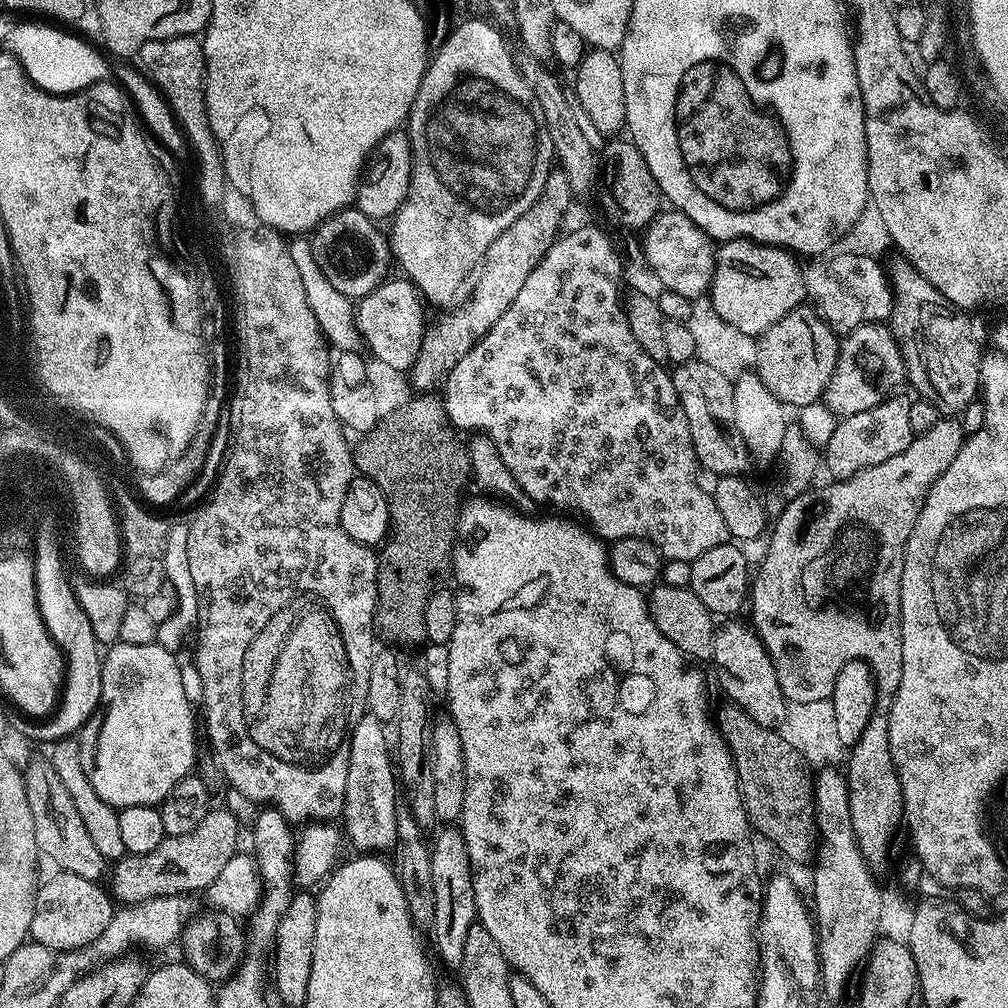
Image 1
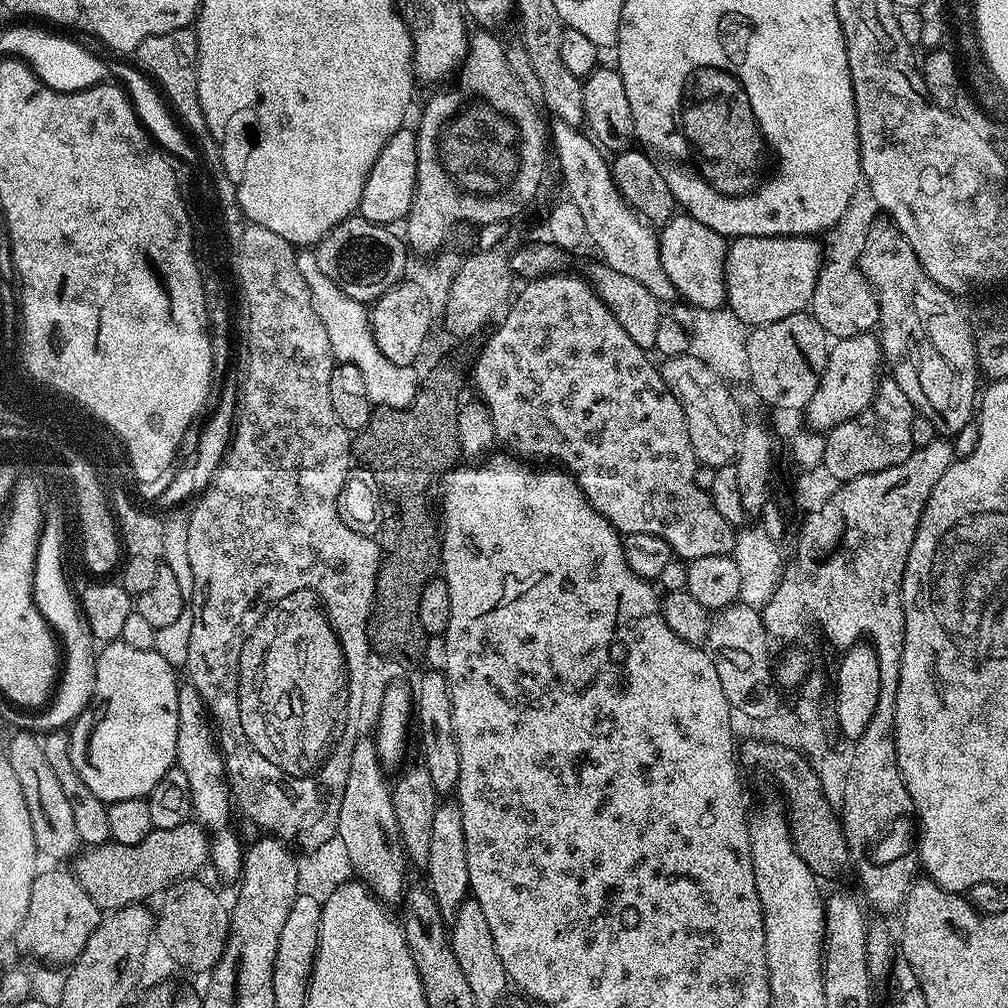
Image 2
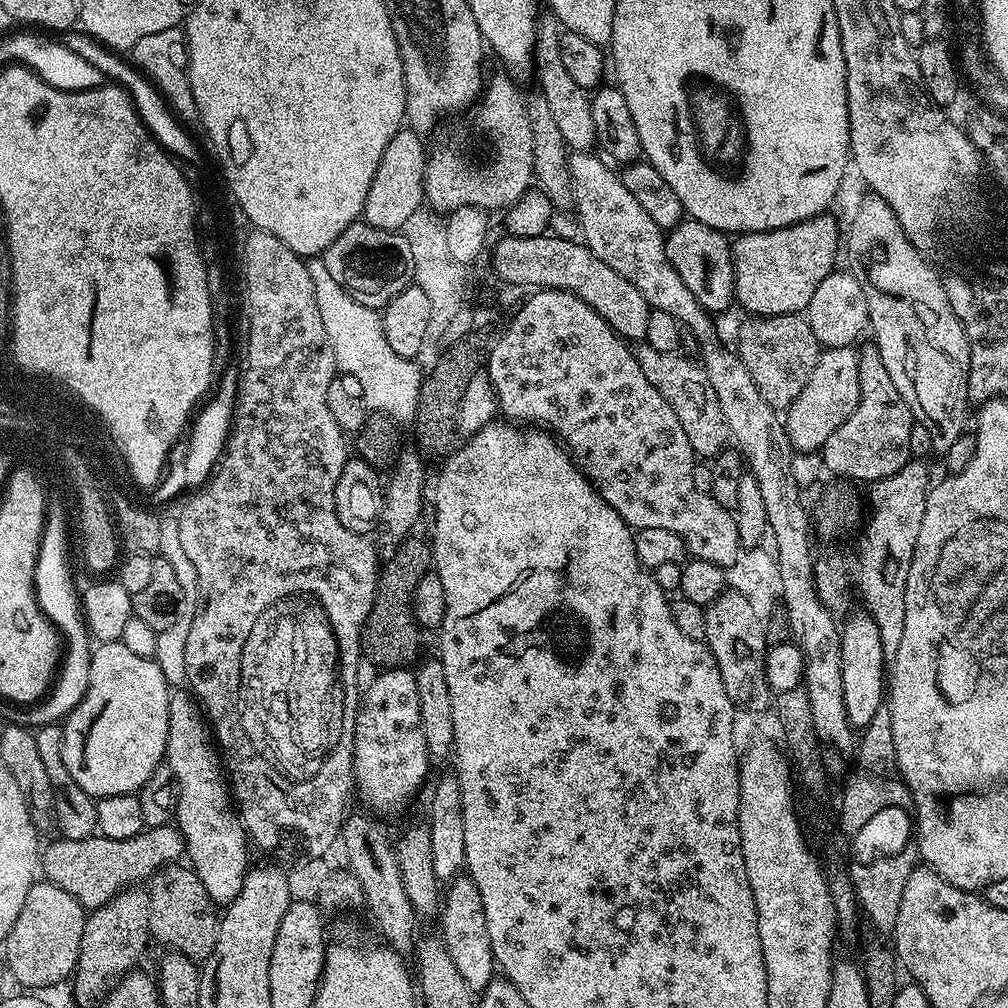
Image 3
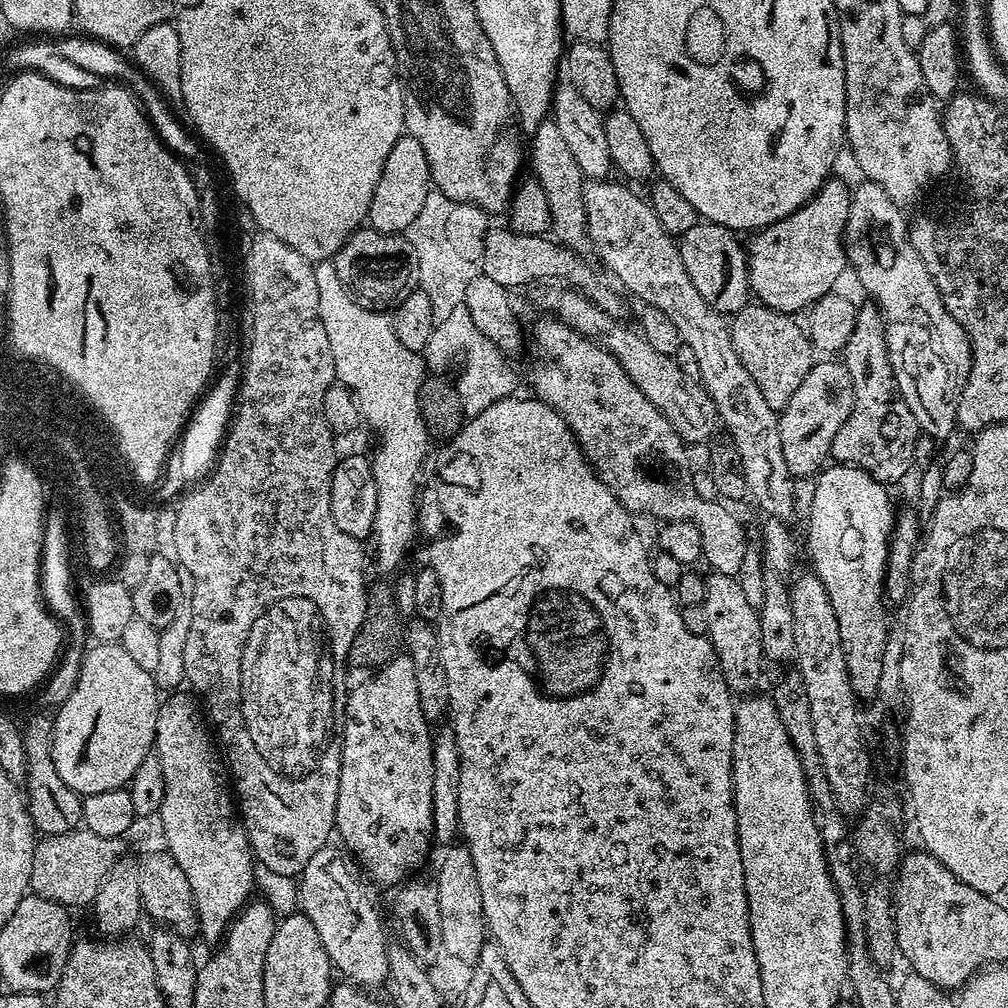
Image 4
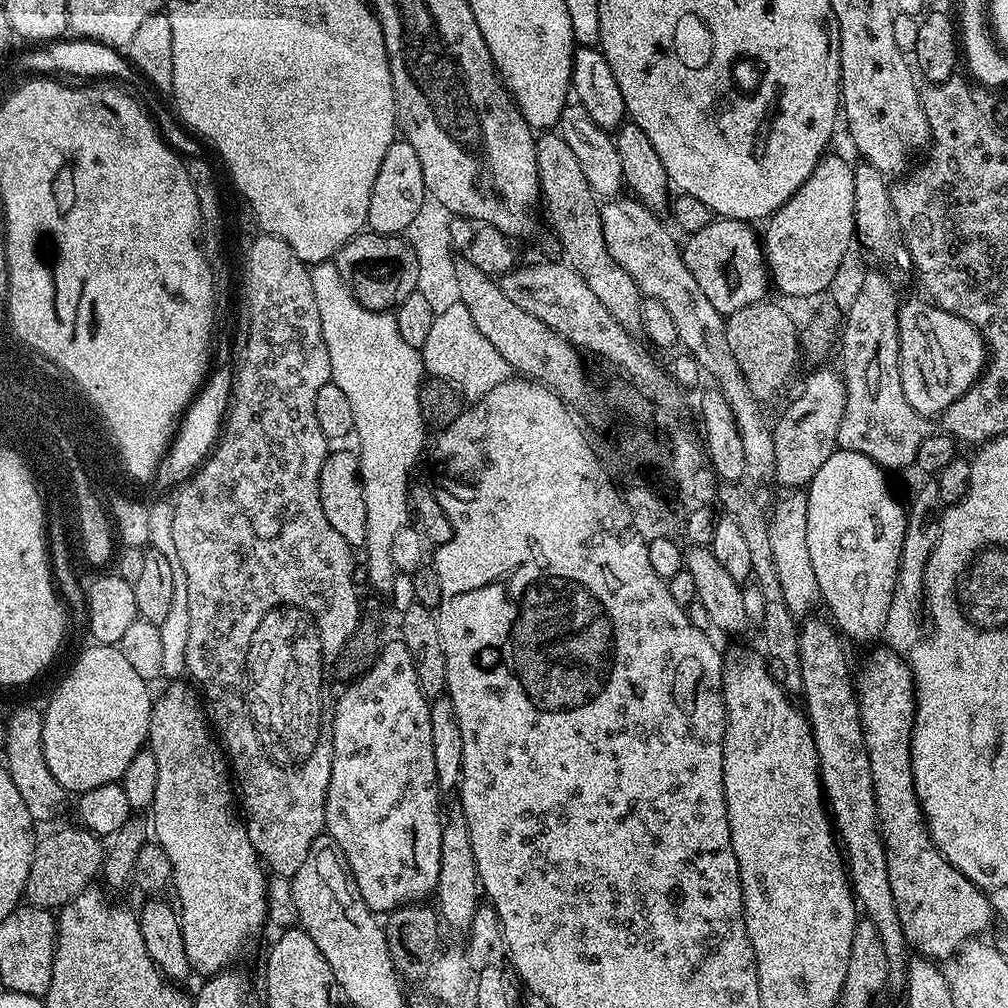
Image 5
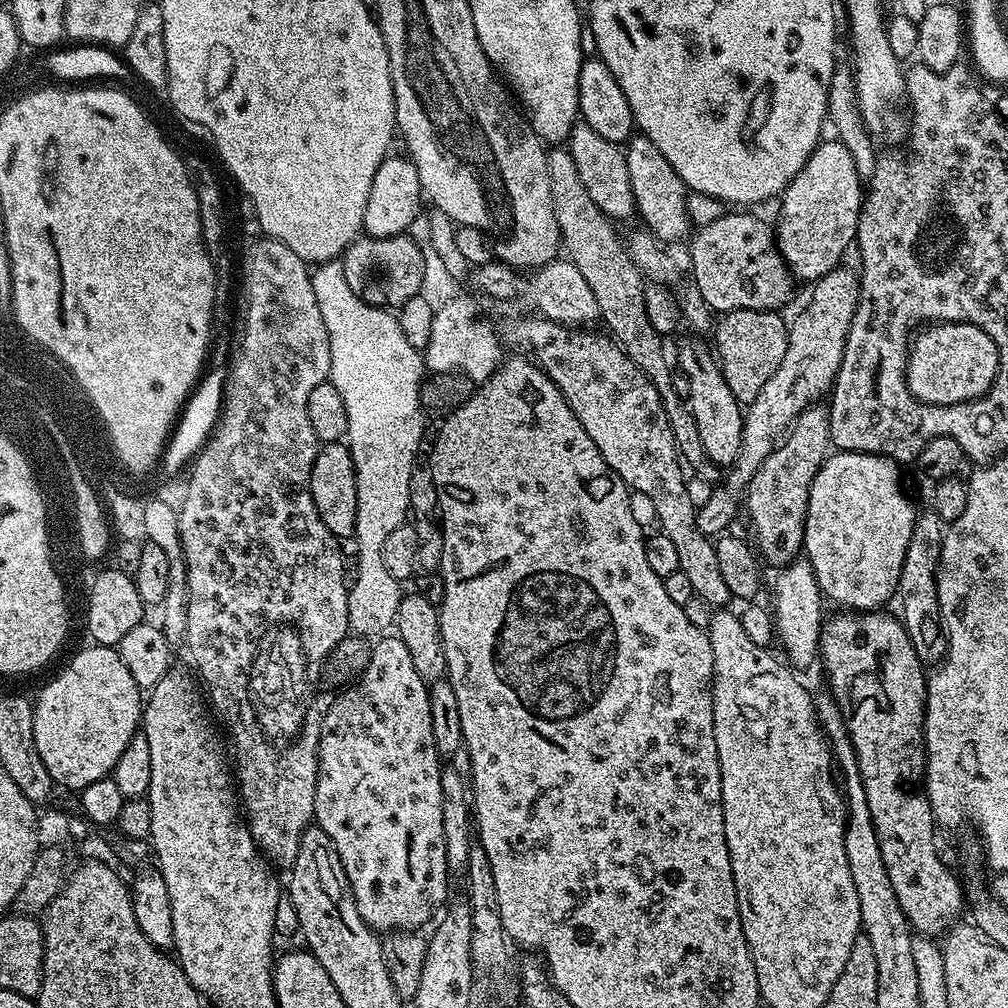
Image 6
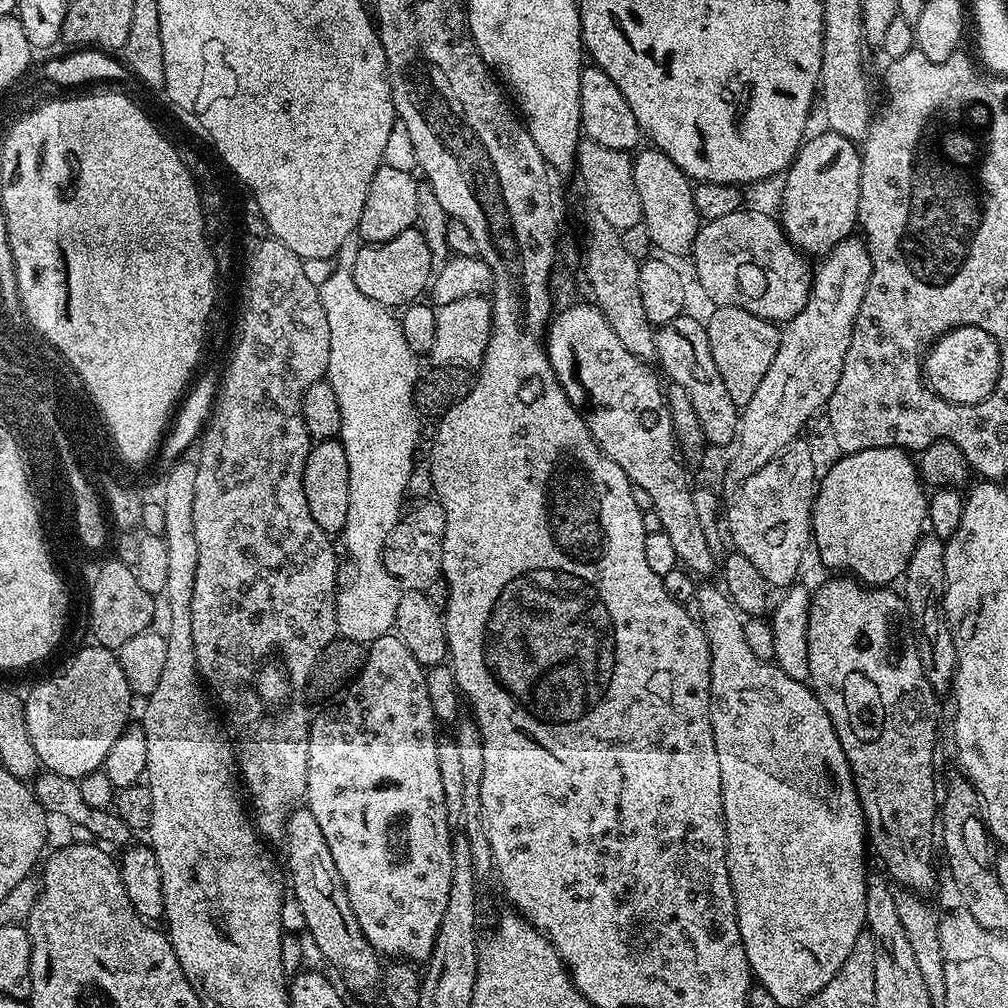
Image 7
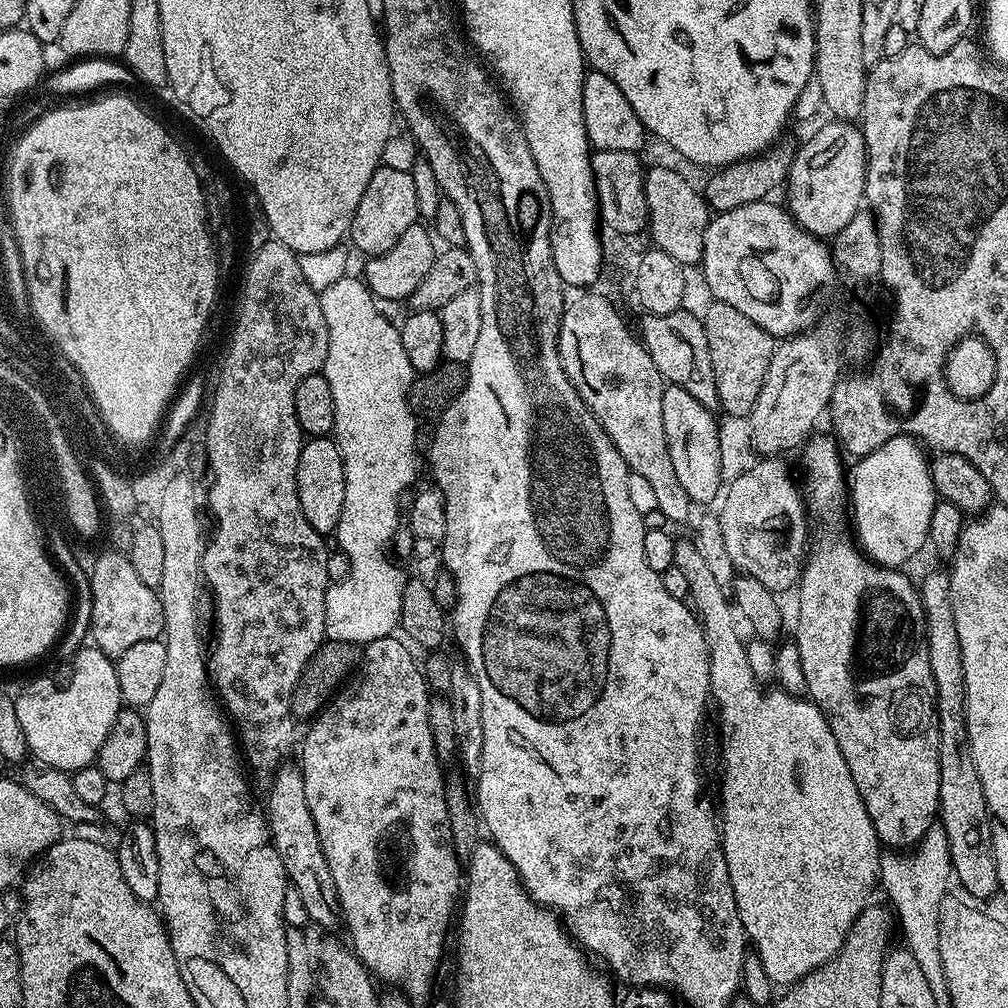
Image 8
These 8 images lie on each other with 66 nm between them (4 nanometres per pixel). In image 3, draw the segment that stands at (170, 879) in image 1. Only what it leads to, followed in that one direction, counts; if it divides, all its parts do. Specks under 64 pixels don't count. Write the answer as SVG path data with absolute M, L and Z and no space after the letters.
M172 824L145 827L134 838L106 838L99 834L81 840L56 838L47 848L48 845L42 852L43 879L66 890L66 894L74 894L74 898L78 898L78 902L88 910L106 906L125 888L151 881L160 869L177 863L186 852L180 829Z

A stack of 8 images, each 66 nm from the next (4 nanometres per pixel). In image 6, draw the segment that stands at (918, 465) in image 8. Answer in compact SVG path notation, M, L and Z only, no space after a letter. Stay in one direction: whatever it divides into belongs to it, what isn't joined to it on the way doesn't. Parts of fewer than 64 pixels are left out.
M833 451L818 470L810 486L806 518L804 519L803 555L810 562L818 578L821 593L844 610L870 612L885 607L884 603L896 595L902 562L906 559L906 546L910 530L914 530L917 509L912 509L904 488L900 485L900 472L895 460L865 452Z

